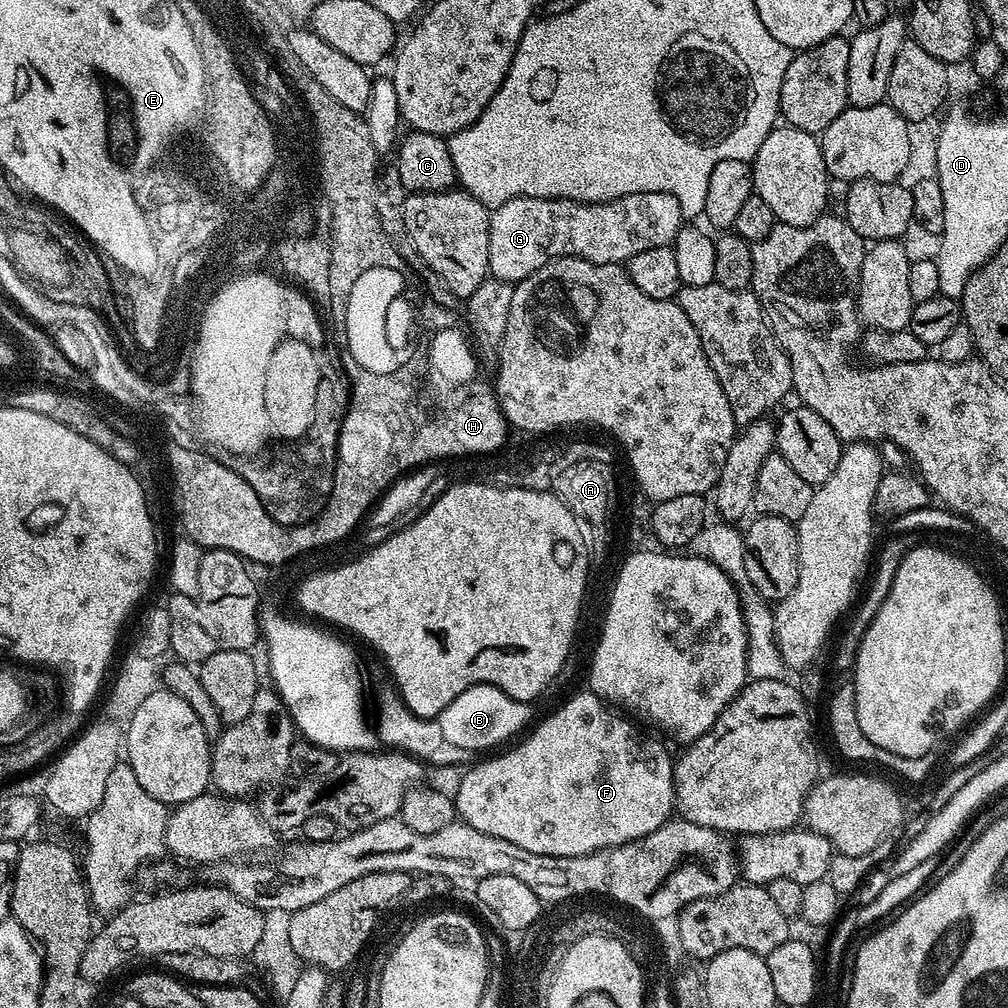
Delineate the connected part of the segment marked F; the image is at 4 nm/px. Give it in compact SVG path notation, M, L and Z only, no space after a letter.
M583 690L572 696L557 712L552 712L517 748L504 752L501 756L492 756L481 764L476 764L460 780L454 791L456 815L461 821L482 834L494 834L494 838L506 838L506 842L514 842L514 846L522 846L522 850L530 850L530 854L546 854L547 856L585 856L603 848L622 846L626 842L634 842L662 826L673 815L676 803L676 787L672 777L674 756L671 756L656 740L647 740L631 719L617 714L605 701L595 696L590 690Z

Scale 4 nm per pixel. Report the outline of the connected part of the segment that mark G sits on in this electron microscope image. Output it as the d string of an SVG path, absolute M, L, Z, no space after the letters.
M669 192L626 194L609 204L515 196L495 205L488 217L488 271L491 279L515 285L559 256L577 256L595 264L623 265L630 257L642 254L642 250L671 245L685 220L678 198Z

